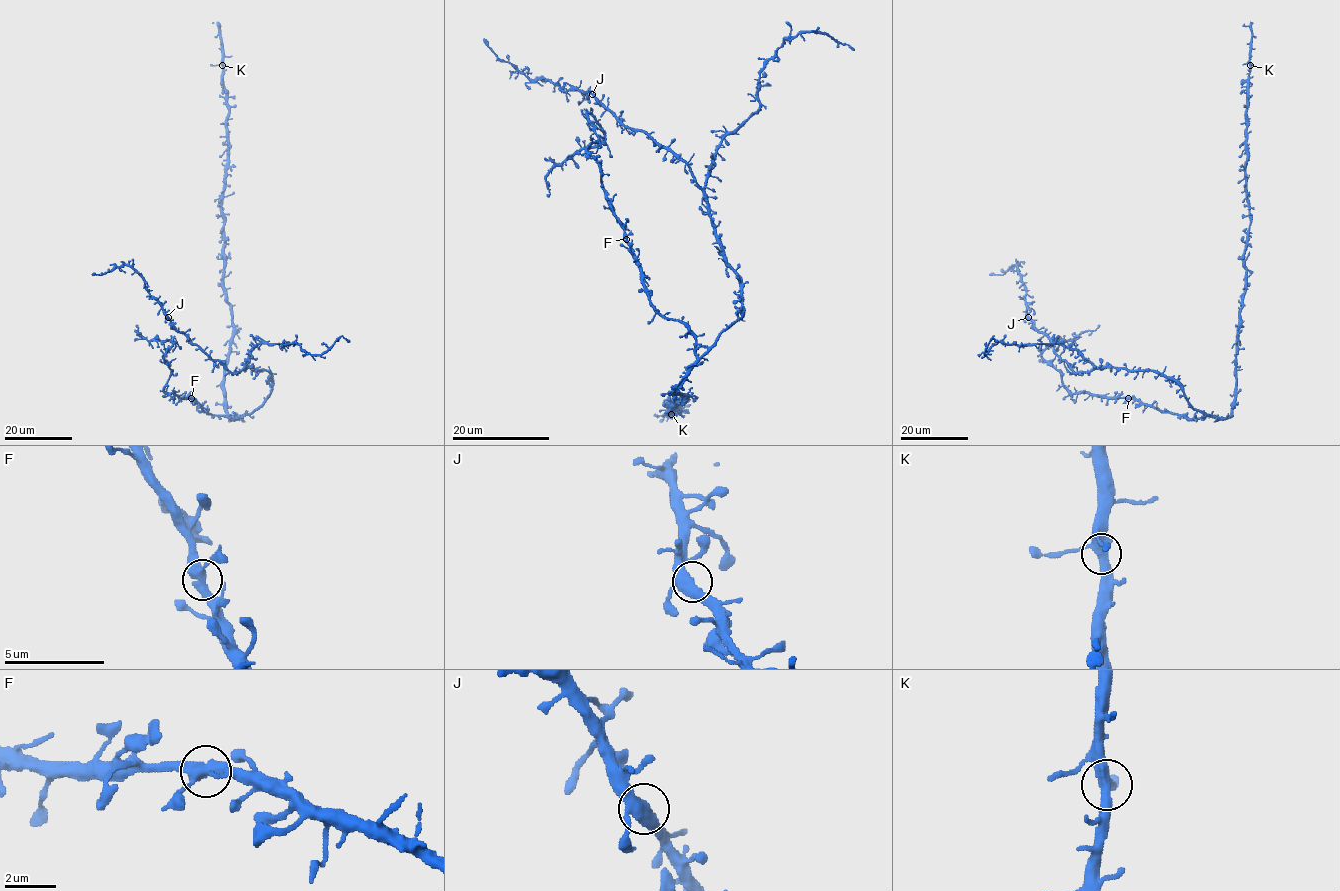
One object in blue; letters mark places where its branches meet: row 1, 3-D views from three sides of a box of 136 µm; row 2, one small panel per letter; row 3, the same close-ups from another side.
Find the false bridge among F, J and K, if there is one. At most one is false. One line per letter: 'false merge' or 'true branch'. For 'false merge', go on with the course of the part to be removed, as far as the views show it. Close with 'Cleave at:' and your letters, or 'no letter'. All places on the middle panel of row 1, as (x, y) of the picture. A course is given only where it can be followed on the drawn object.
F: true branch
J: true branch
K: true branch
Cleave at: no letter

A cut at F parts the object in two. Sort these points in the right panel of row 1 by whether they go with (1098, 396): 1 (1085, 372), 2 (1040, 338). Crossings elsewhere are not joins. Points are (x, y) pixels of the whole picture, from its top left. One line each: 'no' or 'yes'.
1: no
2: no

